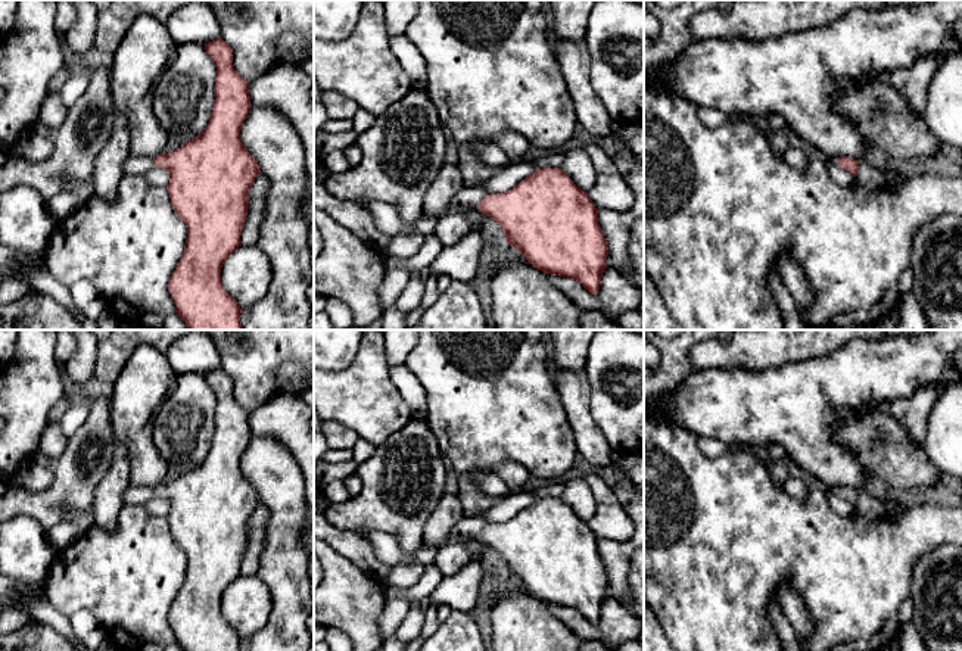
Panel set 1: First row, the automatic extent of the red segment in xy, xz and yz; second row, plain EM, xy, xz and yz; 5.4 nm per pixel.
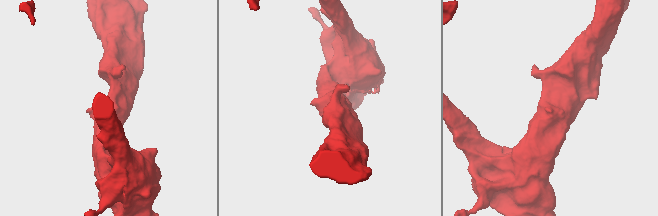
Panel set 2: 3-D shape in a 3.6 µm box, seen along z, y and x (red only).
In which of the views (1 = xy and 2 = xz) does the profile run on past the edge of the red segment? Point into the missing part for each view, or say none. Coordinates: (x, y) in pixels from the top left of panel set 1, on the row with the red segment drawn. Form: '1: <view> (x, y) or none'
1: xy (140, 165)
2: xz (467, 198)

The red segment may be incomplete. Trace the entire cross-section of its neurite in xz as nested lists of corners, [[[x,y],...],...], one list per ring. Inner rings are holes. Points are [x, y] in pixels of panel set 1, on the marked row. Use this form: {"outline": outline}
{"outline": [[[538,168],[504,193],[488,194],[483,186],[463,187],[445,215],[477,208],[502,228],[507,243],[545,274],[576,280],[597,295],[607,268],[608,246],[598,224],[598,209],[588,193],[579,189],[561,168]]]}

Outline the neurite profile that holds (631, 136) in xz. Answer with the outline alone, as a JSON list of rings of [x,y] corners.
[[[625,122],[614,136],[619,143],[619,152],[632,161],[644,162],[644,122]]]

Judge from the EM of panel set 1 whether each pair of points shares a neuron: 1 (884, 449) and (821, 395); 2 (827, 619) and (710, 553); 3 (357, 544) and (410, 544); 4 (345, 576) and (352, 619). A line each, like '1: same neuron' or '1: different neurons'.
1: different neurons
2: same neuron
3: different neurons
4: same neuron

